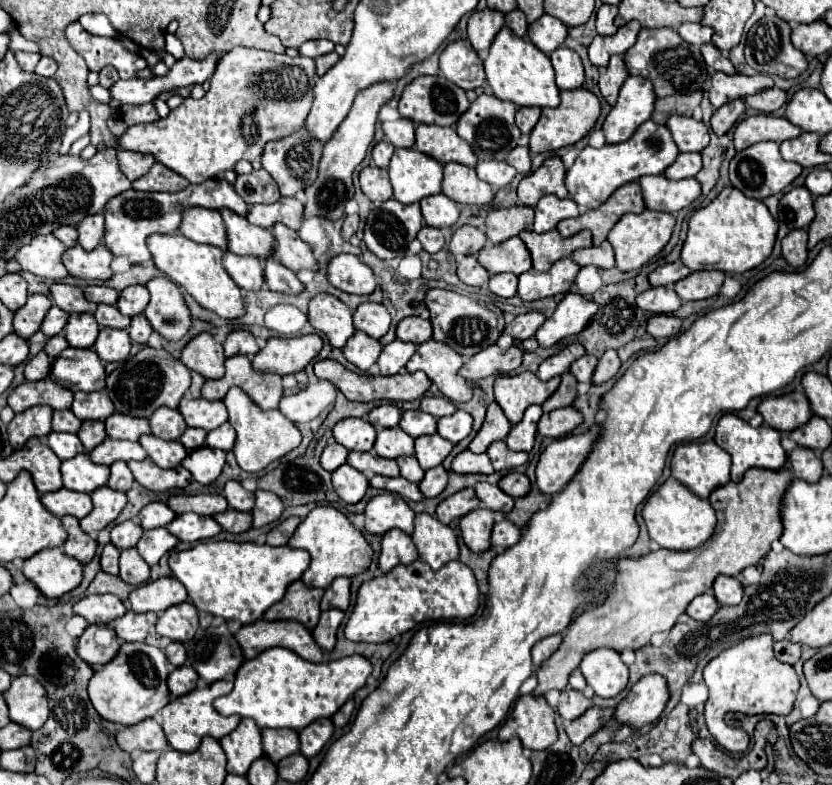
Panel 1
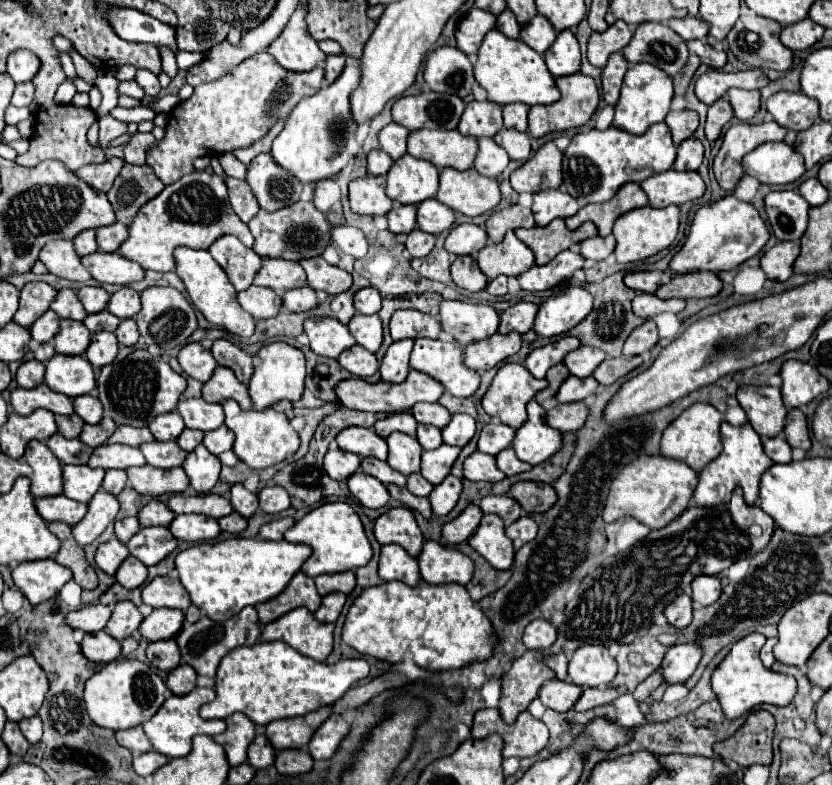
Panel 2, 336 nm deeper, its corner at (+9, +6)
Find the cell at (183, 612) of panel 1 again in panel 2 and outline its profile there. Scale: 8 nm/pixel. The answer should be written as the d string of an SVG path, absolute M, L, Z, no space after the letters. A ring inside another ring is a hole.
M157 608L153 610L139 626L139 634L145 640L157 642L157 640L165 640L165 638L173 638L179 634L181 626L183 626L183 612L181 610L173 610L173 608Z

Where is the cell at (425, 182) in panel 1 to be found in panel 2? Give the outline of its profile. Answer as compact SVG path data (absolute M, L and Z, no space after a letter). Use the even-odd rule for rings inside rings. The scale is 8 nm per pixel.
M409 154L393 162L387 172L387 196L401 204L419 204L435 196L439 184L439 170L427 160Z

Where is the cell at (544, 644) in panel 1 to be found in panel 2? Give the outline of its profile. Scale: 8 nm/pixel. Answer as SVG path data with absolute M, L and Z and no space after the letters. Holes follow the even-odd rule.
M533 620L523 634L523 644L529 650L545 650L549 648L557 638L557 630L547 620Z

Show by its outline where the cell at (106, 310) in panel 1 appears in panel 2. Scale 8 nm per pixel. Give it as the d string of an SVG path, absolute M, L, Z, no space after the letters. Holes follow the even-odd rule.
M103 310L103 312L95 312L95 314L89 314L83 324L91 330L91 332L99 332L99 330L109 330L109 332L115 332L117 324L119 324L119 318L113 316L111 312Z

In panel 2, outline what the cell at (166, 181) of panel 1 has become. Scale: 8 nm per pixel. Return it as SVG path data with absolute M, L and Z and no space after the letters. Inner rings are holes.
M125 164L107 198L117 214L117 220L127 226L131 224L137 210L147 200L155 198L163 188L165 184L155 176L155 172L147 164Z

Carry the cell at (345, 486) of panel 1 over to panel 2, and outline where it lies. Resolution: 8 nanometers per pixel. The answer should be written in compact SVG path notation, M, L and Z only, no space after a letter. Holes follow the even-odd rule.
M355 472L353 476L349 476L347 486L349 492L367 508L381 508L389 500L387 488L377 478L371 478L369 474Z

